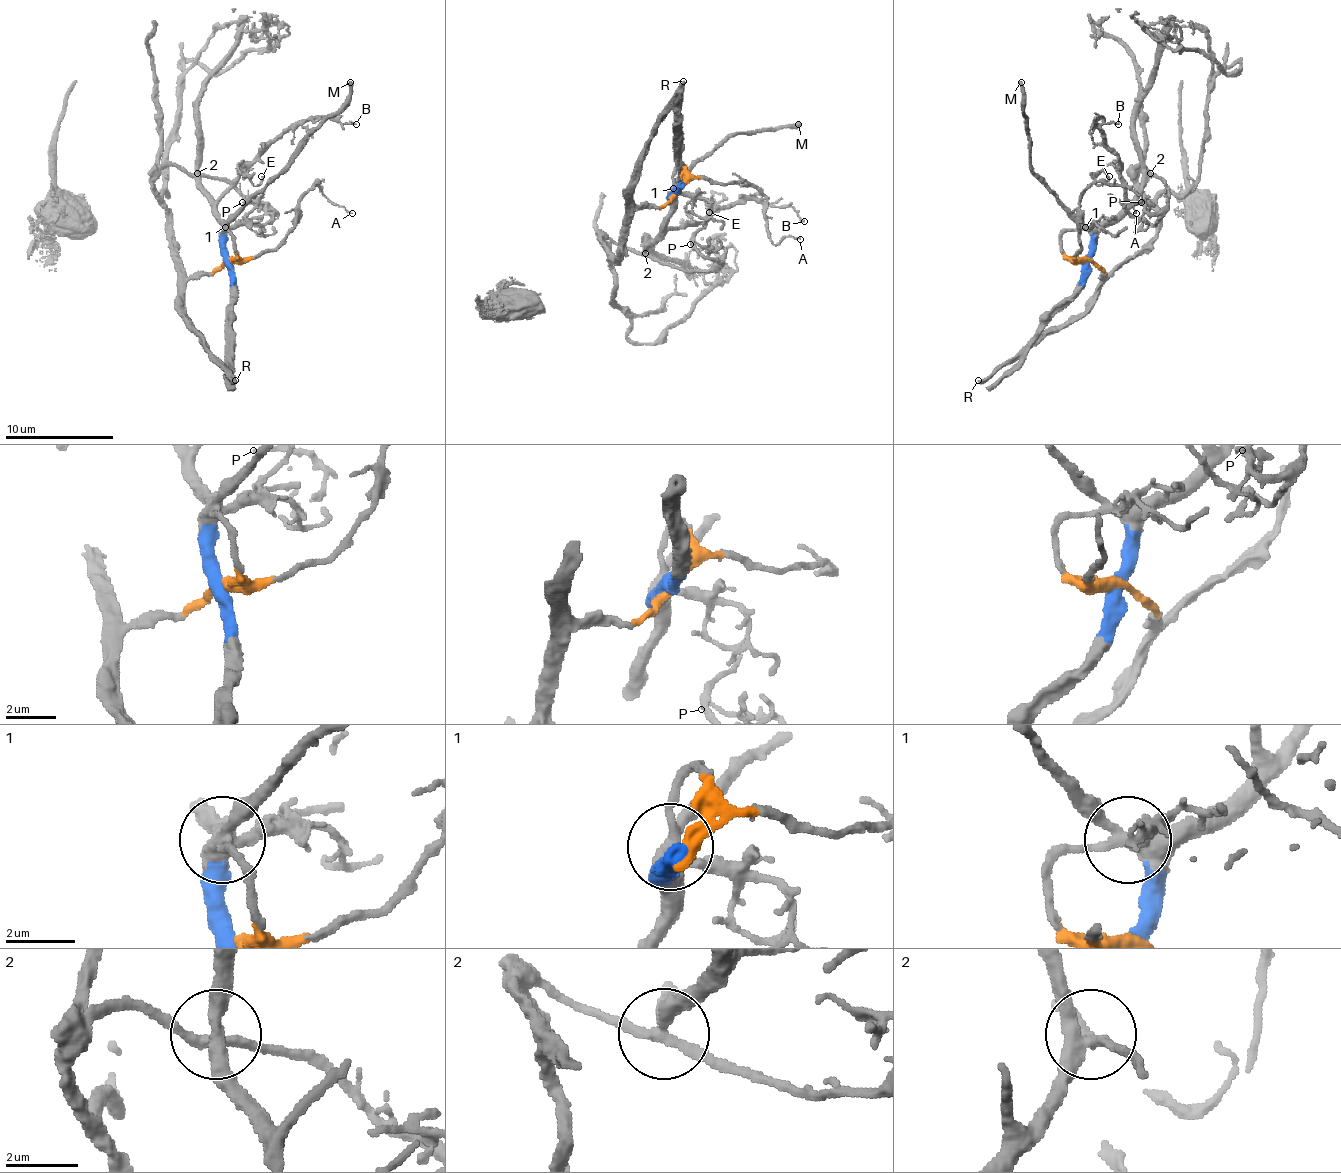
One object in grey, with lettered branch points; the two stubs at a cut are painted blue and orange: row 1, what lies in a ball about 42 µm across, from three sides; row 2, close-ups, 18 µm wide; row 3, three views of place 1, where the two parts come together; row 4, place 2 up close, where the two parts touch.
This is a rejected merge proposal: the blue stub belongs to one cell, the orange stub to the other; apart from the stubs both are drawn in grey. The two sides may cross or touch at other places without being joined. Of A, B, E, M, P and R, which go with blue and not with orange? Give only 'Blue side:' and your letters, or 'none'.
Blue side: B, E, M

